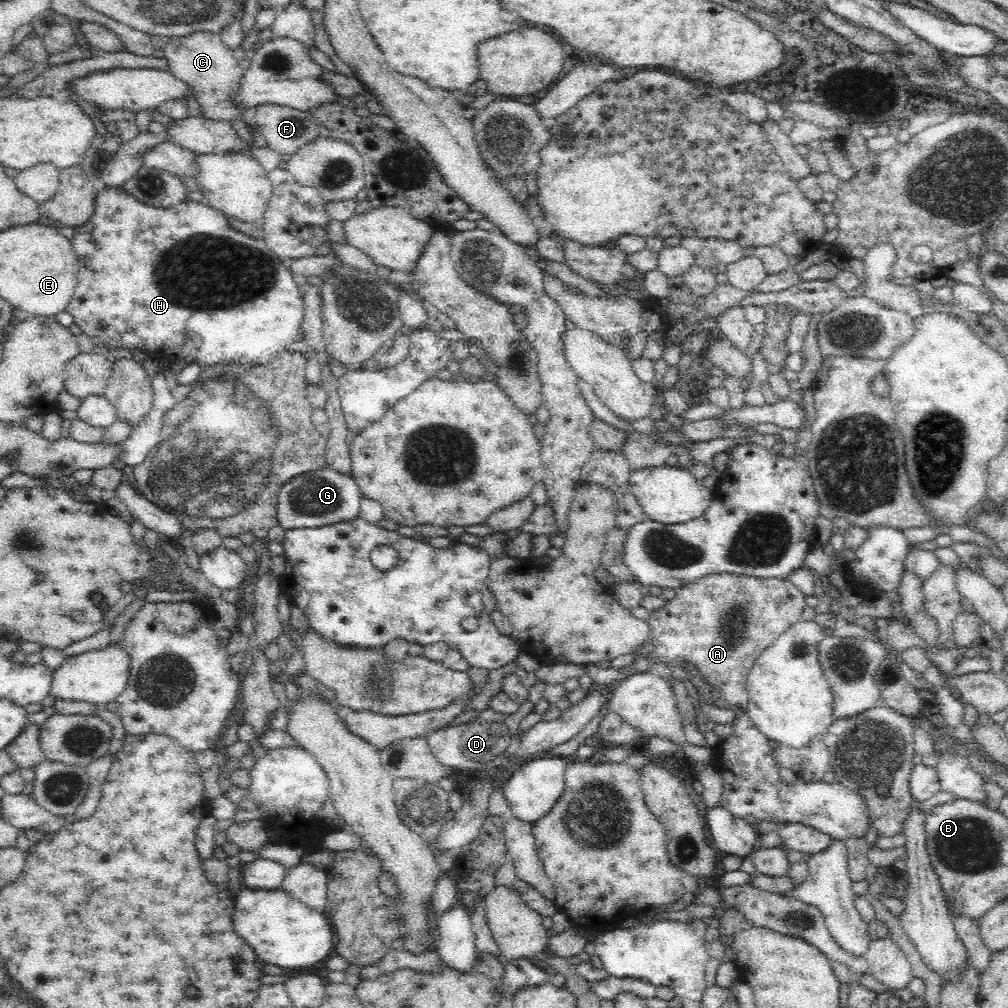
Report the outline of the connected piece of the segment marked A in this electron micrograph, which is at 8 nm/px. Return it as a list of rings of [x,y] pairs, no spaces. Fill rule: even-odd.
[[[731,573],[698,578],[695,582],[679,587],[674,598],[666,601],[661,608],[650,611],[645,620],[650,625],[650,640],[630,653],[633,656],[630,665],[639,658],[647,660],[649,671],[659,663],[669,668],[676,665],[683,669],[691,665],[712,687],[712,692],[719,691],[730,708],[741,710],[748,702],[746,682],[750,669],[764,650],[776,642],[776,638],[802,620],[802,612],[807,606],[806,597],[789,579],[755,578]]]

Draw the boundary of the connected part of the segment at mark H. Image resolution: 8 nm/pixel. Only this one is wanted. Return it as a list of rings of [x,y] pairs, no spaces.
[[[108,187],[97,192],[94,214],[84,224],[74,229],[71,243],[75,255],[79,259],[79,271],[77,285],[72,300],[68,302],[66,312],[73,317],[72,321],[78,329],[90,337],[98,338],[100,345],[104,345],[112,351],[117,348],[130,348],[132,340],[136,346],[136,338],[138,338],[138,344],[142,342],[138,347],[146,348],[148,352],[154,352],[154,350],[158,352],[162,348],[162,354],[166,354],[166,356],[176,356],[186,362],[198,363],[204,367],[230,361],[268,364],[276,354],[280,354],[288,344],[292,344],[298,338],[305,307],[290,269],[284,265],[280,257],[277,257],[268,248],[264,241],[258,241],[256,238],[250,238],[248,235],[234,230],[228,224],[225,214],[210,205],[184,200],[168,208],[158,208],[138,202],[122,187]]]

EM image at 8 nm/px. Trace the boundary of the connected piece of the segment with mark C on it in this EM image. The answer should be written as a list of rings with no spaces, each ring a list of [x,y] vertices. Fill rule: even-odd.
[[[199,31],[182,37],[170,37],[161,50],[164,51],[164,59],[170,66],[169,72],[192,87],[196,102],[202,109],[200,116],[232,122],[240,114],[240,108],[231,102],[231,97],[239,90],[245,72],[218,33]]]

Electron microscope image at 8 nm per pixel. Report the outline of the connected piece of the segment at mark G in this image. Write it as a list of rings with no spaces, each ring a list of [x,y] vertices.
[[[329,464],[318,470],[296,474],[282,484],[277,497],[277,520],[285,530],[315,528],[340,523],[358,517],[363,497],[351,475],[336,472]]]

